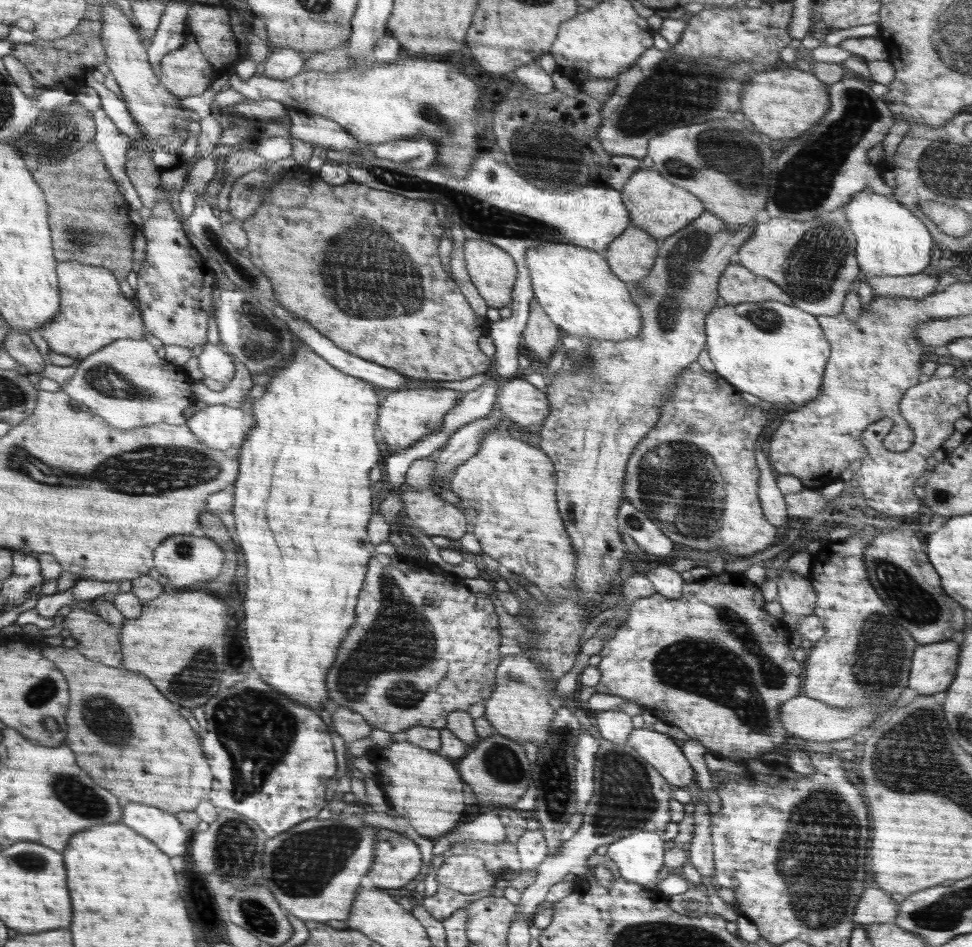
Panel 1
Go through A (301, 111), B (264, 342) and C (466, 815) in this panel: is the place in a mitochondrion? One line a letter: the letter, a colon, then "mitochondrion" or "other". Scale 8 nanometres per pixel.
A: other
B: mitochondrion
C: other

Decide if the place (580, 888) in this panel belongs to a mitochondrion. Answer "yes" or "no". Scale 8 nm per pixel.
no

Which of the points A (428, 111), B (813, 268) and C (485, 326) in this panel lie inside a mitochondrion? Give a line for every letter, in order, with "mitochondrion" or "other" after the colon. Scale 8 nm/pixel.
A: mitochondrion
B: mitochondrion
C: other

